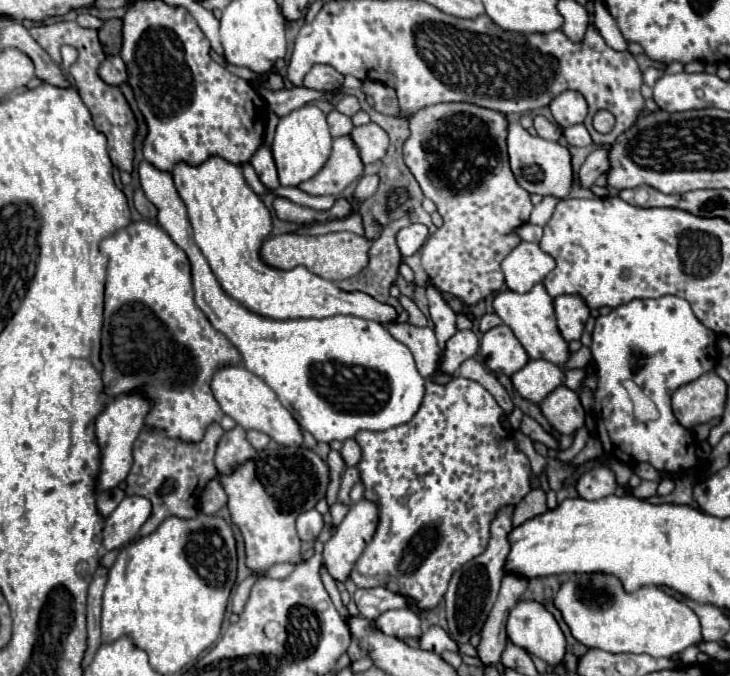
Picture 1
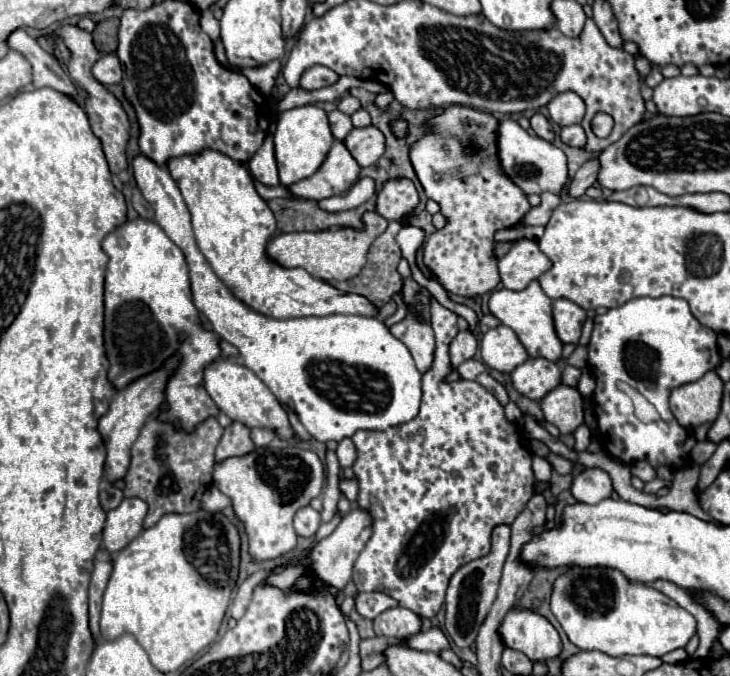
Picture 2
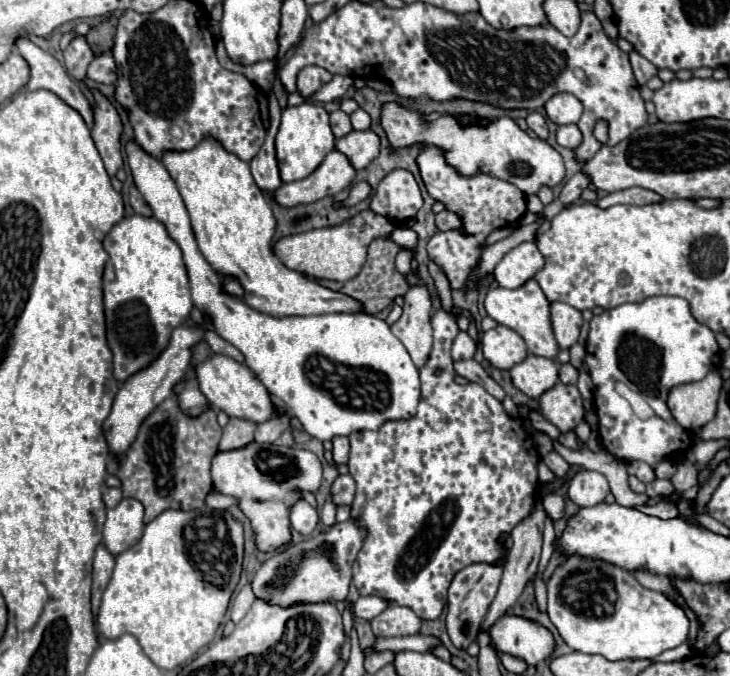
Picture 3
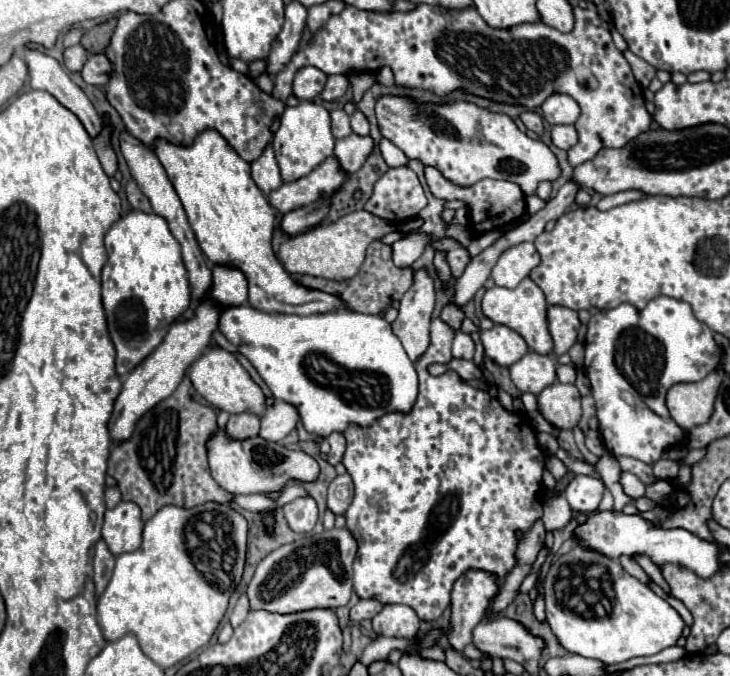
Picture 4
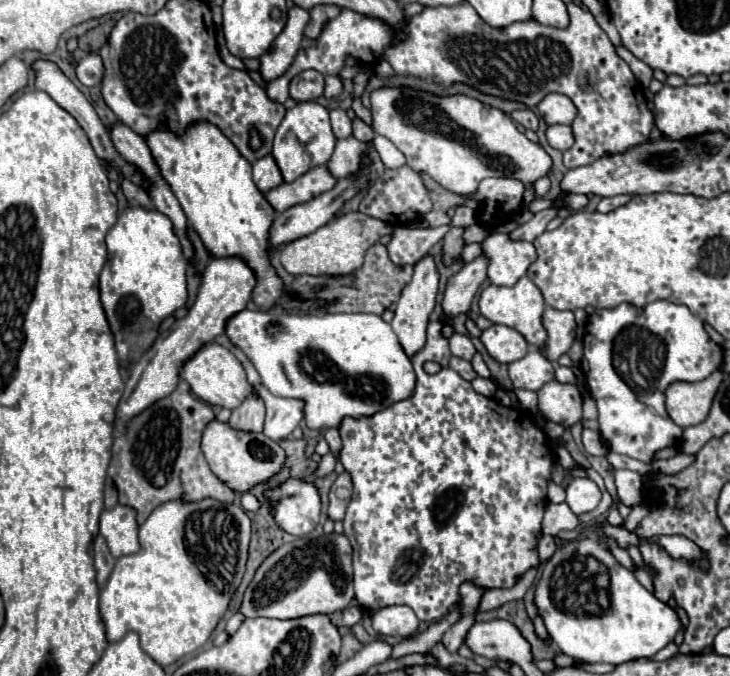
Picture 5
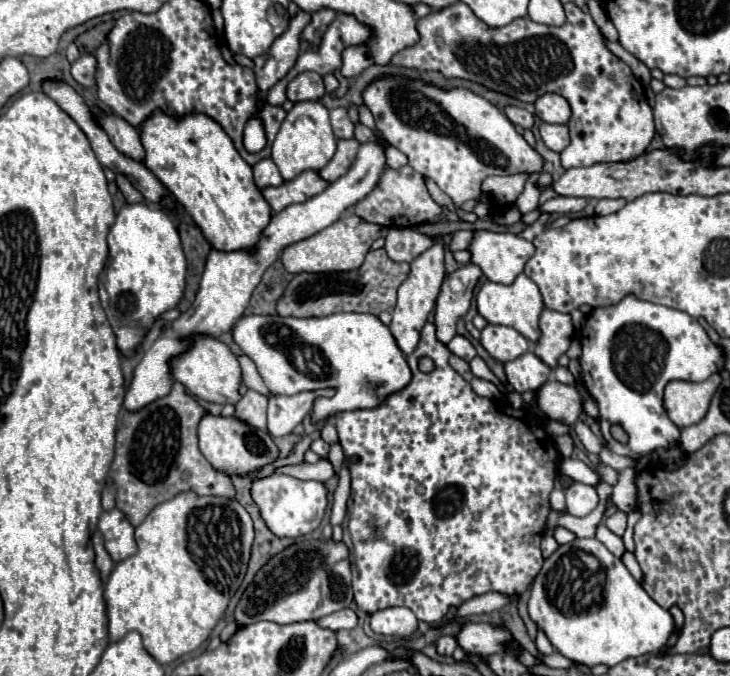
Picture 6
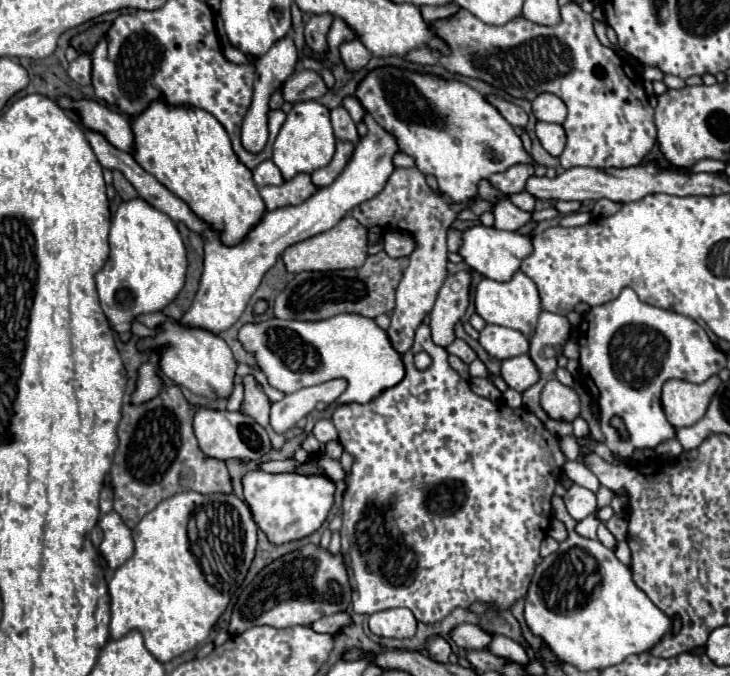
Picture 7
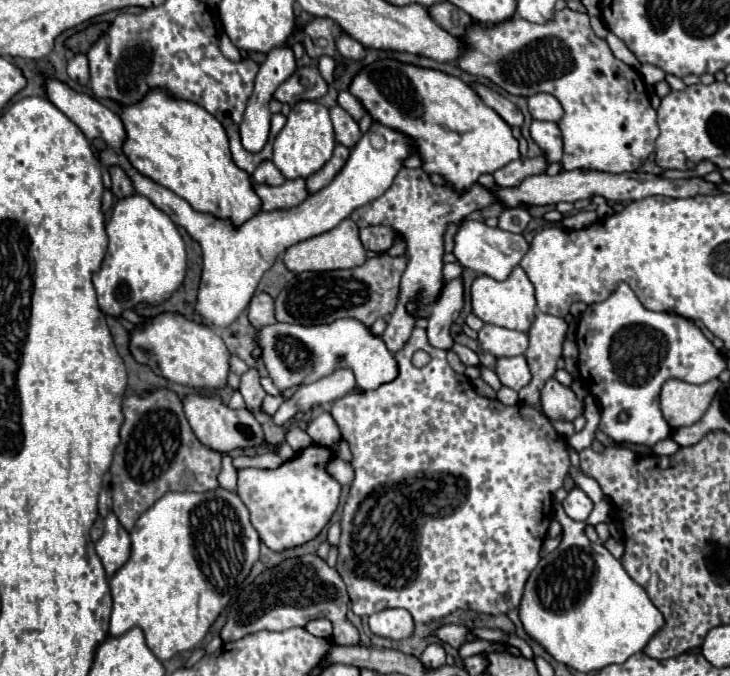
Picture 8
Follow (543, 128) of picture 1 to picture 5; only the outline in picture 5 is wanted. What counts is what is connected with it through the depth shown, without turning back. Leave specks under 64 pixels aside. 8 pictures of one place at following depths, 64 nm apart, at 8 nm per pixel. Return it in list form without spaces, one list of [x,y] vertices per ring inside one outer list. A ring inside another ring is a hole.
[[[516,110],[516,112],[512,112],[510,114],[510,118],[514,120],[514,122],[520,122],[524,128],[528,128],[528,130],[538,130],[538,116],[532,112],[532,110]]]

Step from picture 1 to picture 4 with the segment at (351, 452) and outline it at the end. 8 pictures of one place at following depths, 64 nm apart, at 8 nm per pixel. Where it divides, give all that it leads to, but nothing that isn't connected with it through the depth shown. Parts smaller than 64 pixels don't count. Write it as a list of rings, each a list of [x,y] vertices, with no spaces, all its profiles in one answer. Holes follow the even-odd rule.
[[[332,434],[332,436],[328,438],[328,442],[330,442],[328,462],[330,462],[330,464],[338,464],[338,462],[342,460],[342,456],[344,456],[346,440],[344,440],[344,436],[342,436],[342,434]]]

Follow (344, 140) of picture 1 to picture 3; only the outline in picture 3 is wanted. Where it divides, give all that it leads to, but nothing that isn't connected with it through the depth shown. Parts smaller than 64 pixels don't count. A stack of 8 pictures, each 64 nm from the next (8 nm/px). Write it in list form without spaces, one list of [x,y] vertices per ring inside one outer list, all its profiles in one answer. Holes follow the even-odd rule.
[[[332,150],[308,178],[282,184],[274,192],[274,200],[282,206],[310,204],[326,196],[336,196],[338,192],[348,188],[354,178],[356,170],[346,158],[346,154]]]

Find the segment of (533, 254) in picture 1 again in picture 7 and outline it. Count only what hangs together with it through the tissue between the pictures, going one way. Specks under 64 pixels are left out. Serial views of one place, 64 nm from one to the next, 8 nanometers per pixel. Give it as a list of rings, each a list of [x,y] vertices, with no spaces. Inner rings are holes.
[[[474,226],[470,230],[464,232],[464,244],[460,248],[460,256],[464,258],[464,262],[480,272],[482,276],[496,280],[496,282],[508,282],[512,280],[514,272],[520,270],[520,264],[526,256],[532,254],[532,242],[530,238],[516,234],[516,232],[504,232],[504,230],[496,230],[496,228],[486,228],[486,226]]]

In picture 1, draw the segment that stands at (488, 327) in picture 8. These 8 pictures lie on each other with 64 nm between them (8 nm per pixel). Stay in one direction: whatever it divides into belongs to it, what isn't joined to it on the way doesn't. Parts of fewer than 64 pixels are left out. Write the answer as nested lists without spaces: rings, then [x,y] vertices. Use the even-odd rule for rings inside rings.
[[[504,324],[488,330],[482,336],[480,354],[492,372],[504,376],[512,376],[528,362],[524,346],[518,342],[514,332]]]

